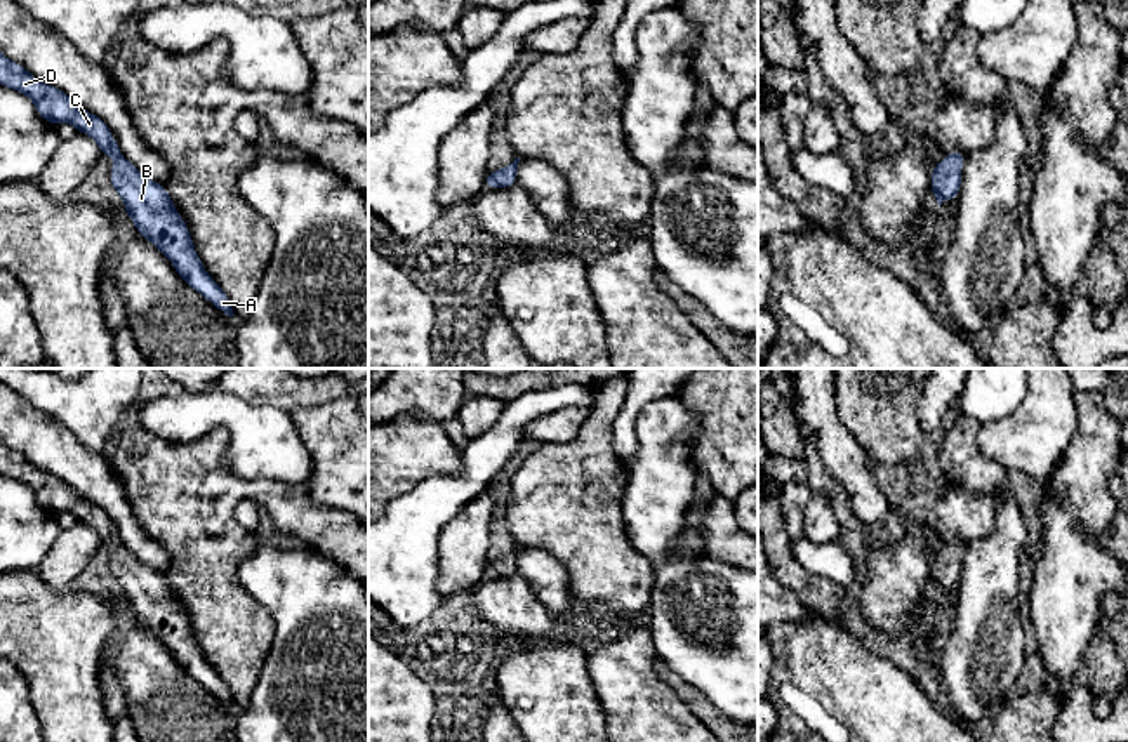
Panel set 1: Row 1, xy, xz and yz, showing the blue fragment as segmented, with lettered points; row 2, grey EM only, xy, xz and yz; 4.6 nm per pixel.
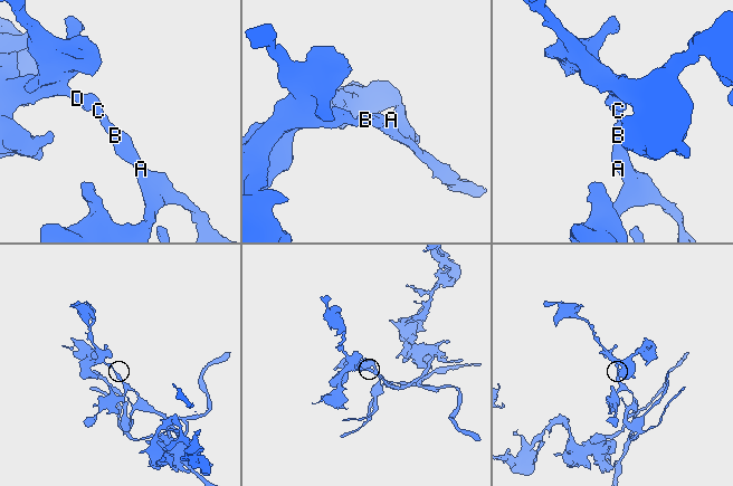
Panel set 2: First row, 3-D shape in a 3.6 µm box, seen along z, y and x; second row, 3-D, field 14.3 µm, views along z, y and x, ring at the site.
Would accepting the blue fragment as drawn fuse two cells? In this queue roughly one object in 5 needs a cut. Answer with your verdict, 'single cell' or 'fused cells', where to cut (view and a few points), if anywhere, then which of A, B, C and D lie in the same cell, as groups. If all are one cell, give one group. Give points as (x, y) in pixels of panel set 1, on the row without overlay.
single cell; cut none; groups A B C D

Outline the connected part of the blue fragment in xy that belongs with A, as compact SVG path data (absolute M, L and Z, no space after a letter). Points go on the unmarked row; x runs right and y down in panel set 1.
M0 441L0 474L14 478L28 485L36 502L52 514L71 513L78 521L90 525L101 544L113 547L113 561L109 572L122 586L125 603L136 613L137 622L151 631L176 657L177 664L219 700L228 706L233 697L224 679L205 660L189 619L167 579L141 563L120 542L118 530L111 527L106 511L66 485L61 478L50 476L36 469L26 457L10 450Z

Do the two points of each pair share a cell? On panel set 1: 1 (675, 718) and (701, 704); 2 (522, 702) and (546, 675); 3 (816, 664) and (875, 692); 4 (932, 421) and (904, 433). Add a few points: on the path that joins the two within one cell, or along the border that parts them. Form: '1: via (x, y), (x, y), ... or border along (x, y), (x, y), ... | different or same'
1: border along (663, 680), (706, 723) | different
2: via (529, 695), (543, 682) | same
3: via (829, 664), (861, 688) | same
4: border along (922, 386), (916, 421), (925, 435) | different

